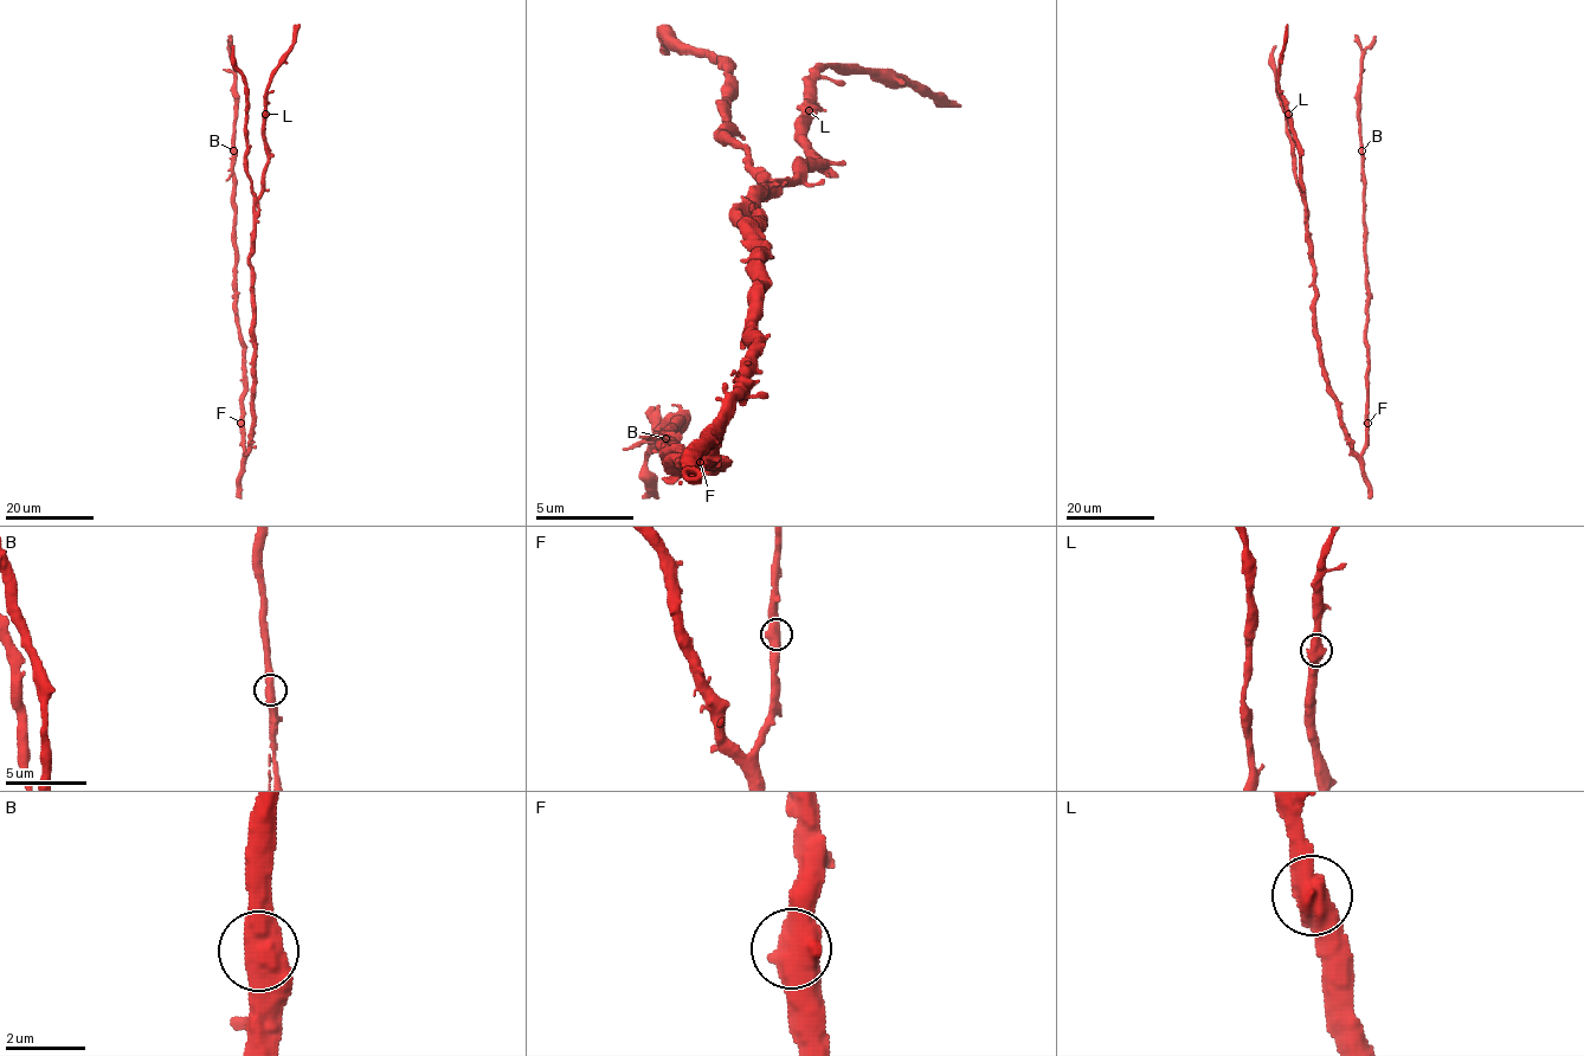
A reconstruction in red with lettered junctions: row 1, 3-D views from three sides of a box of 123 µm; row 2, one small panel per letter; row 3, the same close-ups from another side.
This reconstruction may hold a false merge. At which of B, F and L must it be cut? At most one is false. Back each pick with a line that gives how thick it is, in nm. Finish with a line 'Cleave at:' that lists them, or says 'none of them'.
Cleave at: none of them

